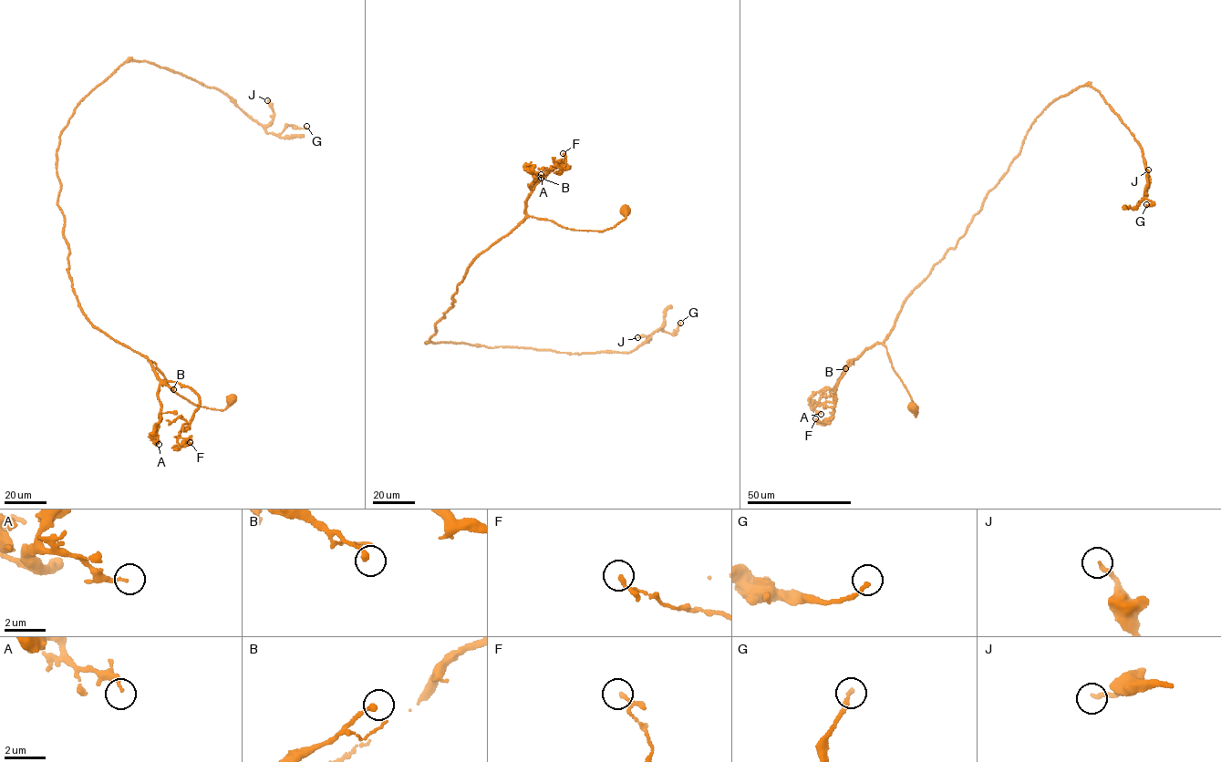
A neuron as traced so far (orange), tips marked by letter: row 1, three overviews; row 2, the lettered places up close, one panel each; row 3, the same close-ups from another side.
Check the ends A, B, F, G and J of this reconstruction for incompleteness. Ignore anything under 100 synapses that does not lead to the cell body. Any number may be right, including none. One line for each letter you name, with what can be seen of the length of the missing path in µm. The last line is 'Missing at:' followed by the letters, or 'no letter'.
Missing at: no letter

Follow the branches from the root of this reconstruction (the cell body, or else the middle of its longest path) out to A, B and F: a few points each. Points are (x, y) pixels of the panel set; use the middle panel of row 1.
A: (625, 209), (625, 219), (600, 231), (572, 230), (529, 216), (529, 185), (535, 180), (531, 171), (541, 174)
B: (625, 209), (625, 219), (600, 231), (572, 230), (529, 216), (526, 199), (533, 187), (532, 183), (541, 178)
F: (625, 209), (625, 219), (600, 231), (527, 215), (537, 183), (563, 159), (560, 174), (566, 169), (563, 153)

